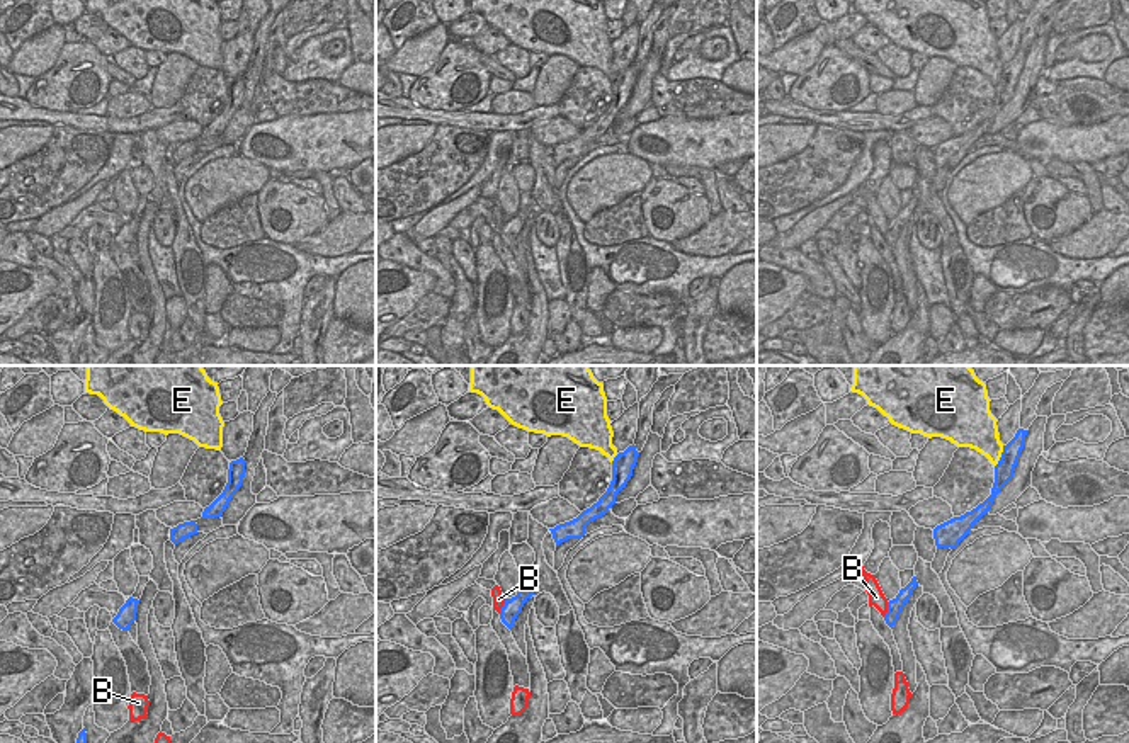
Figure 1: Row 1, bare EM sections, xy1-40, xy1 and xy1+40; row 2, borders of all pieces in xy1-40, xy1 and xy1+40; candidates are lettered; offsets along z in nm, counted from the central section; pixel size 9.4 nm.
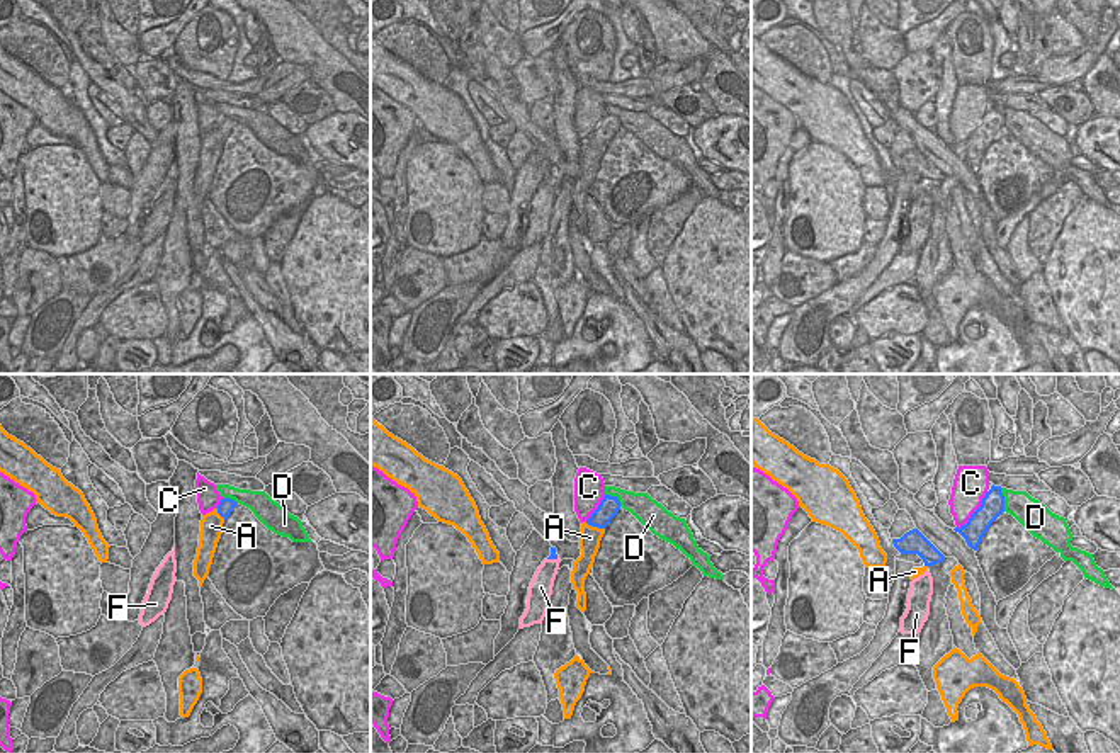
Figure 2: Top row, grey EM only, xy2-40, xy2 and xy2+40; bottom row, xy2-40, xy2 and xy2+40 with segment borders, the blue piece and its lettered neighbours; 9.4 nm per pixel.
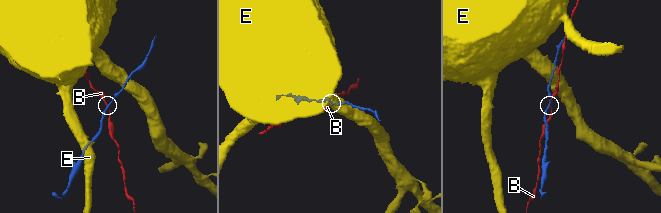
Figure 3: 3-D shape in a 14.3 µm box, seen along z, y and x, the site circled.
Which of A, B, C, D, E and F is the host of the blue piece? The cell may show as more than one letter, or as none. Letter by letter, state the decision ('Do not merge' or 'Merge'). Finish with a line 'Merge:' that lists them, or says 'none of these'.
A: Do not merge
B: Do not merge
C: Do not merge
D: Do not merge
E: Do not merge
F: Do not merge
Merge: none of these.

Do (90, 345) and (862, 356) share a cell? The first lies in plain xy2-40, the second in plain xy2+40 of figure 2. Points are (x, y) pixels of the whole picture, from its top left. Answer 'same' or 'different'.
different

